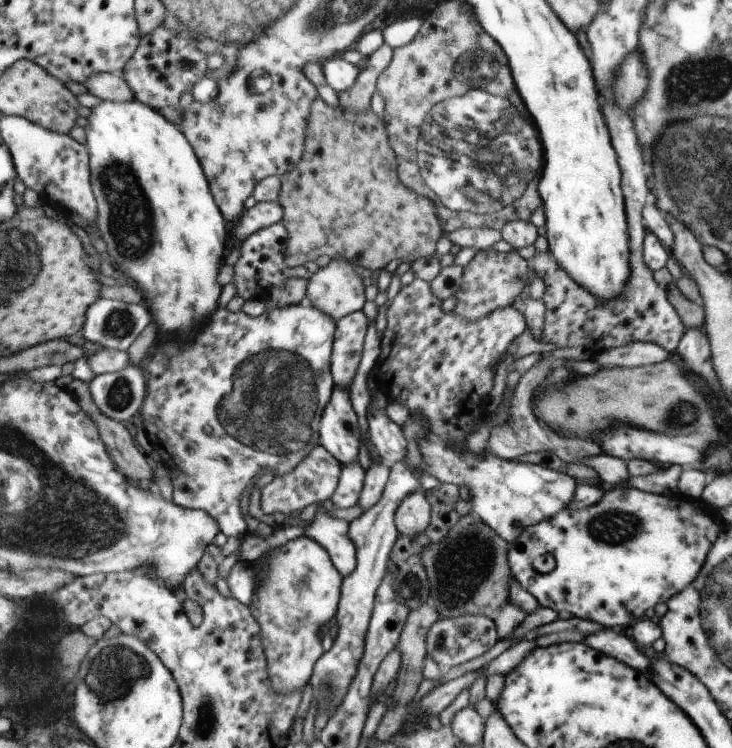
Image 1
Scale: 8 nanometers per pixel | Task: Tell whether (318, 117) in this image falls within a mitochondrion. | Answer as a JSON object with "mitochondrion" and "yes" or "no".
{"mitochondrion":"no"}

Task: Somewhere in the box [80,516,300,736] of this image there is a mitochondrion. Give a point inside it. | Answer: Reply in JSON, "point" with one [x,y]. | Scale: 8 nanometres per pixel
{"point":[113,670]}

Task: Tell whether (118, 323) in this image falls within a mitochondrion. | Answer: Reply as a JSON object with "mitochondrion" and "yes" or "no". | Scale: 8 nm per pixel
{"mitochondrion":"yes"}

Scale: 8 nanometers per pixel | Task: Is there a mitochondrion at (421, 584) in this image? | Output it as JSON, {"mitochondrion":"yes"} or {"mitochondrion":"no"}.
{"mitochondrion":"yes"}

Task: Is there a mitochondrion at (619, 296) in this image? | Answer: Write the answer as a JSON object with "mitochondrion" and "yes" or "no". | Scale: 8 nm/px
{"mitochondrion":"no"}

